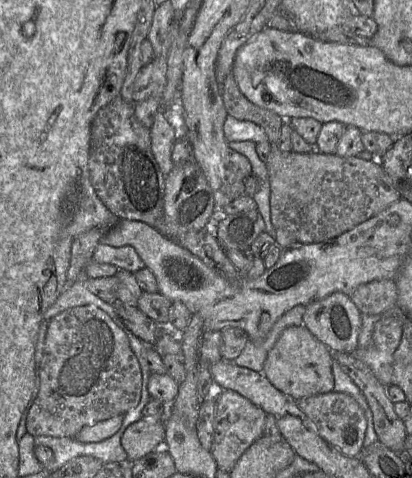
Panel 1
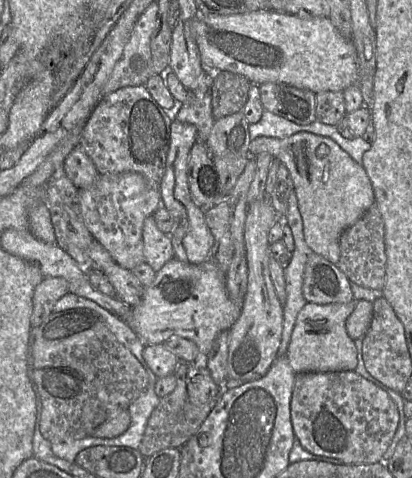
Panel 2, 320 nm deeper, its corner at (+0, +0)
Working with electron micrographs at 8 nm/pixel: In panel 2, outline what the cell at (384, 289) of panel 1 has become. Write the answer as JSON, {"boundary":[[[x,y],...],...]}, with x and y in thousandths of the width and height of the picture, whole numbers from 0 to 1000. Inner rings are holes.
{"boundary":[[[913,425],[864,467],[830,485],[823,517],[825,540],[816,556],[852,592],[908,607],[930,605],[937,573],[932,467]]]}

